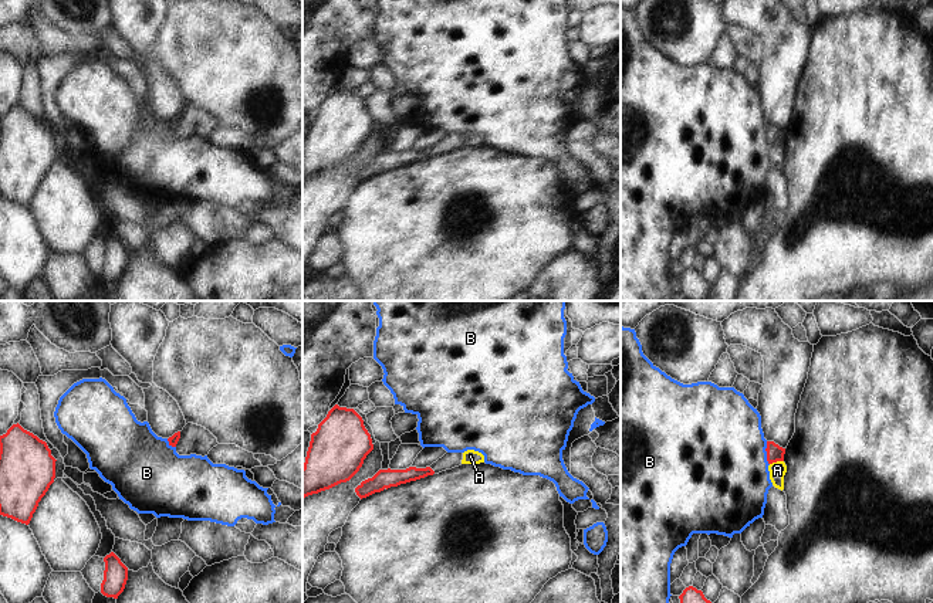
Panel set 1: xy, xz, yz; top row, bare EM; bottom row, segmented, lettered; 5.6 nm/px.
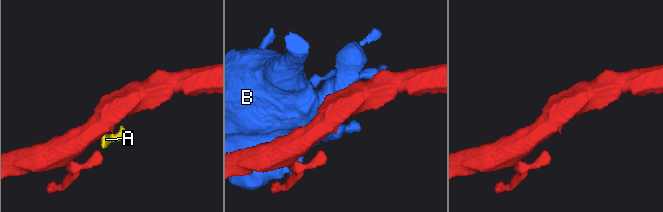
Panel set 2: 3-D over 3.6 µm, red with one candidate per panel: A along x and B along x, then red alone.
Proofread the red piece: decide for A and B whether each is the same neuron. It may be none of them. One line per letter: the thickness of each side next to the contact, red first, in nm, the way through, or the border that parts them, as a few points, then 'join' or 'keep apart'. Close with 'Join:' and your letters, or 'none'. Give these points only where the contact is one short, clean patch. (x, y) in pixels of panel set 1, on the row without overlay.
A: 100/100 nm | along yz (783, 142), (770, 146) | keep apart
B: 100/480 nm | keep apart
Join: none

